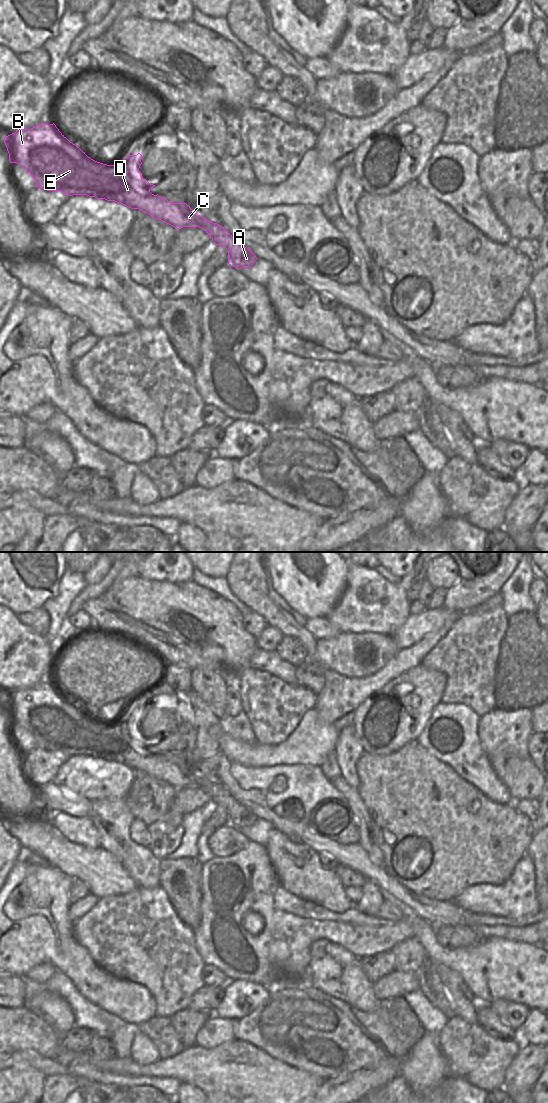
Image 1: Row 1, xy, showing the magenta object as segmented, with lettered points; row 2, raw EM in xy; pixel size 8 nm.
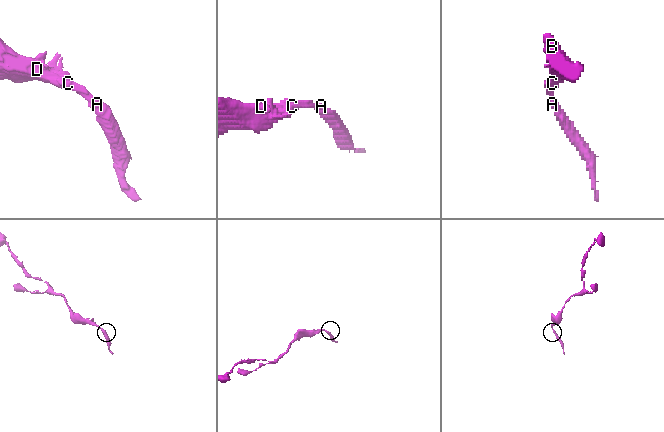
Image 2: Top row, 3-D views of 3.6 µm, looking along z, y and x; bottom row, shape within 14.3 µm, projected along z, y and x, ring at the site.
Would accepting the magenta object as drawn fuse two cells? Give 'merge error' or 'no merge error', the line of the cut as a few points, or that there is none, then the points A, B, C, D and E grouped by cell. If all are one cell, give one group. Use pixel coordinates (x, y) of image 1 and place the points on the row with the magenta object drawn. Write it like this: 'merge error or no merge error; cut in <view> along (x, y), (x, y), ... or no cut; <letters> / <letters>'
no merge error; no cut; A B C D E

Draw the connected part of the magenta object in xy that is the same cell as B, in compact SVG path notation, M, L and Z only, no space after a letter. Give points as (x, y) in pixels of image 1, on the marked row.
M45 122L31 129L17 129L4 137L10 163L21 165L35 180L36 187L47 191L61 191L69 196L87 195L97 199L115 201L131 209L139 209L177 229L199 227L216 245L223 245L228 252L228 264L237 268L251 267L258 259L247 247L241 245L224 227L207 221L195 213L186 203L171 203L150 192L155 185L142 178L139 168L143 158L140 153L128 155L119 165L107 165L88 157L79 147L70 142L53 124Z

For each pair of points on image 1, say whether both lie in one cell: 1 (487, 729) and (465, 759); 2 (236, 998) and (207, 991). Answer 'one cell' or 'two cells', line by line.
1: two cells
2: two cells

